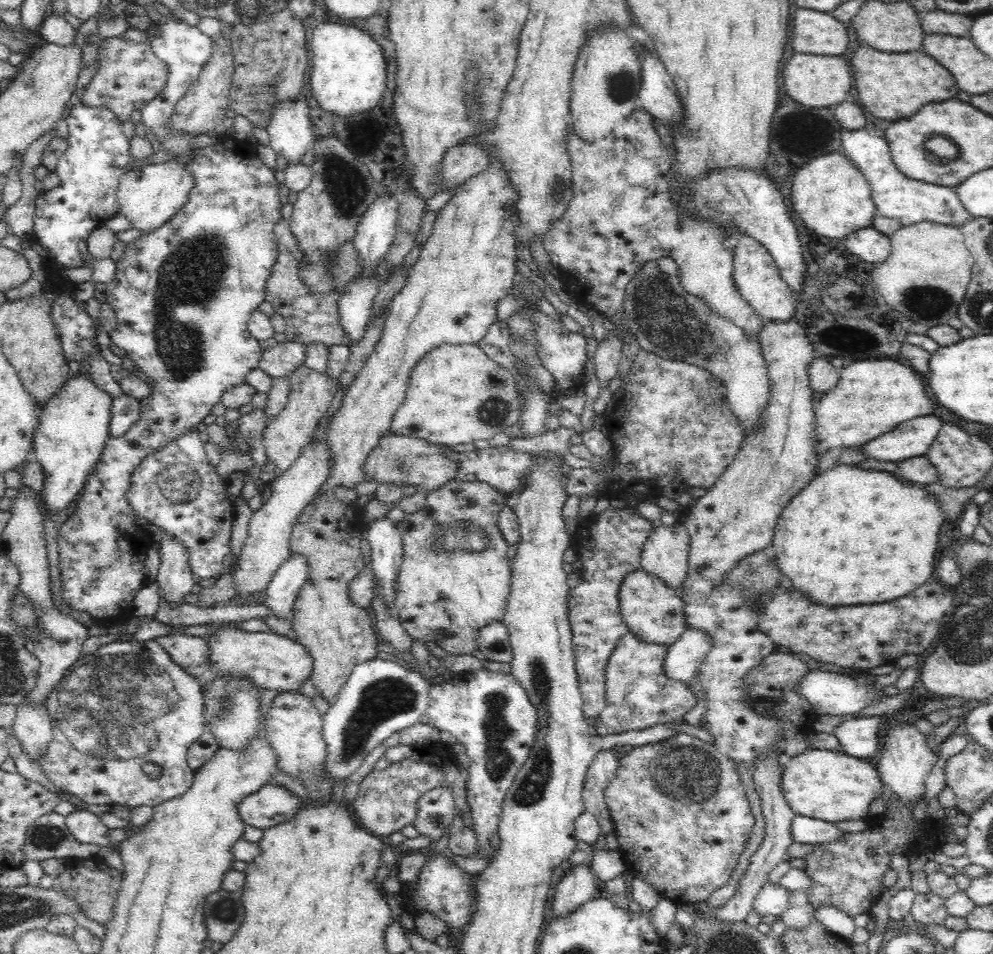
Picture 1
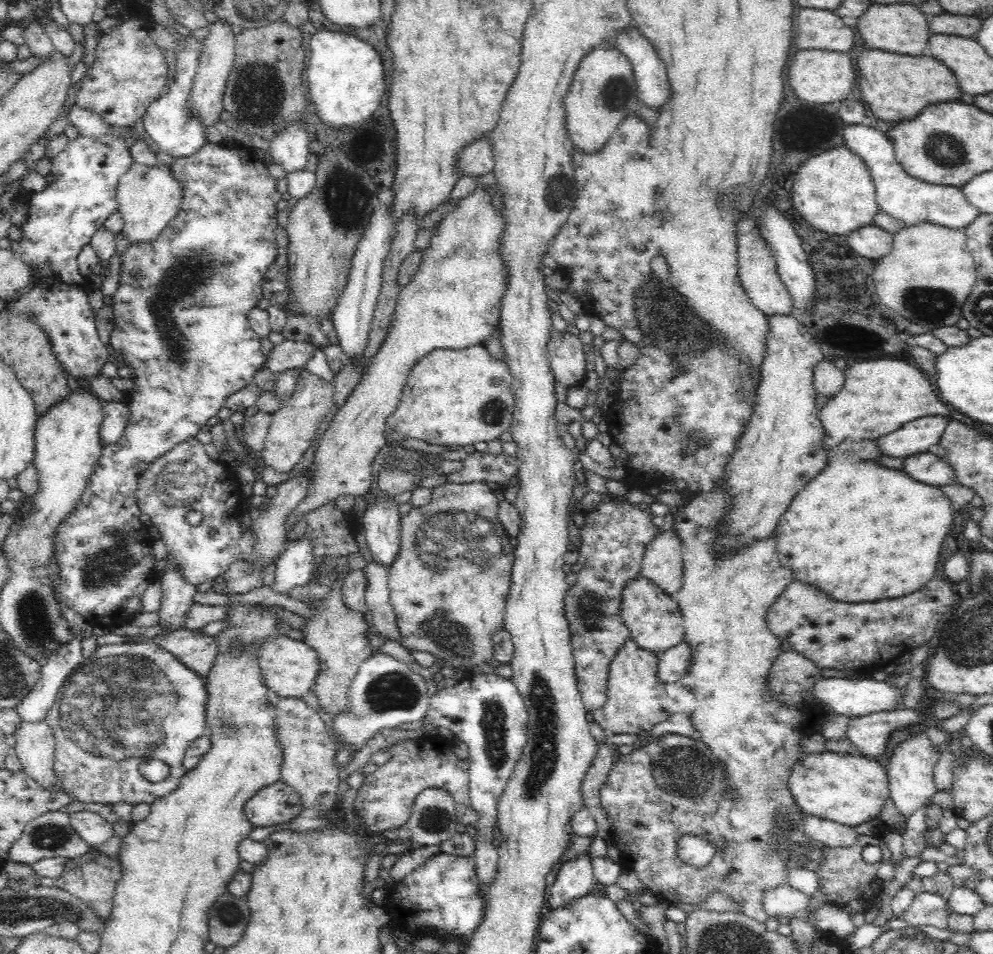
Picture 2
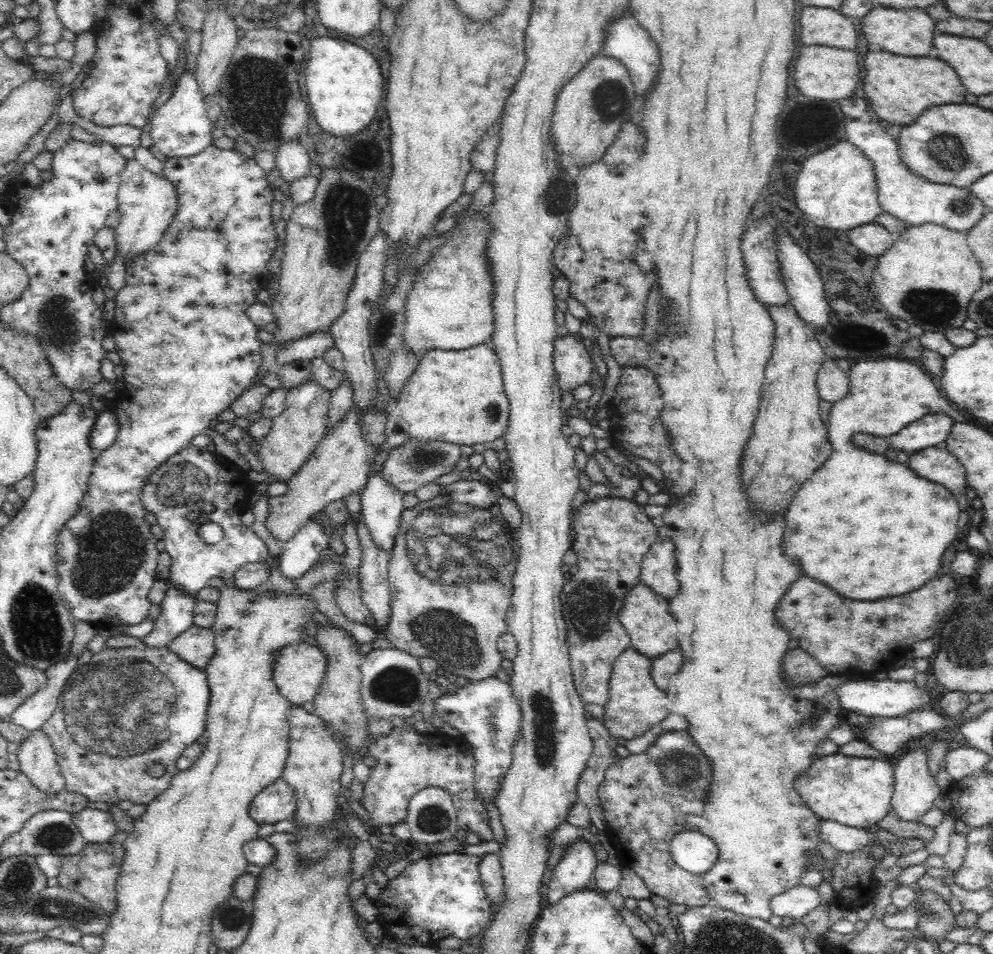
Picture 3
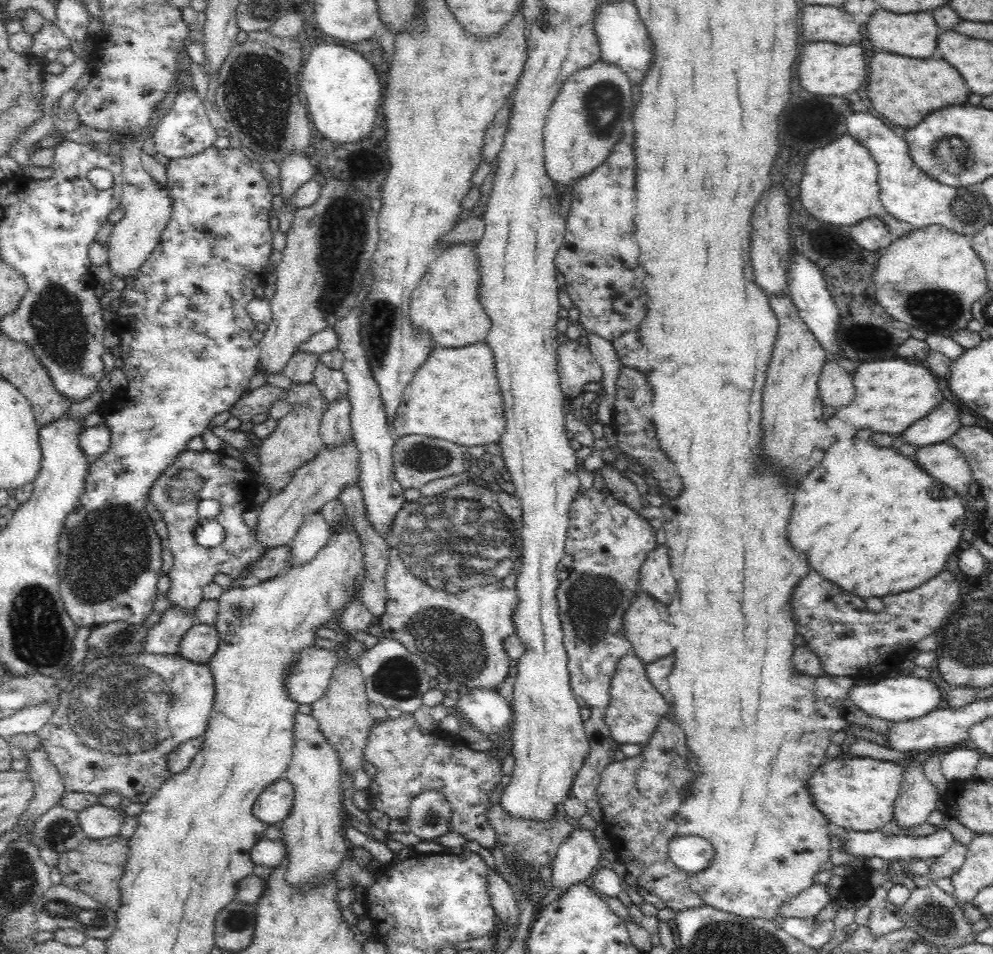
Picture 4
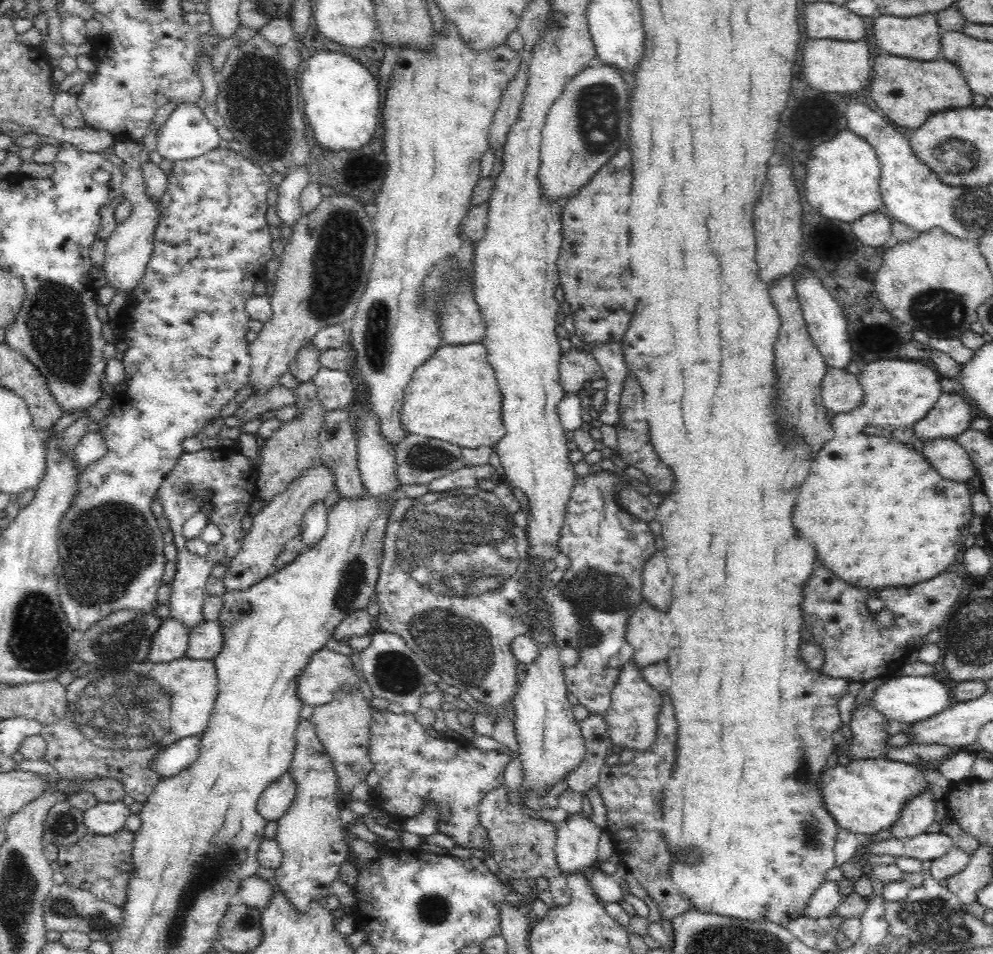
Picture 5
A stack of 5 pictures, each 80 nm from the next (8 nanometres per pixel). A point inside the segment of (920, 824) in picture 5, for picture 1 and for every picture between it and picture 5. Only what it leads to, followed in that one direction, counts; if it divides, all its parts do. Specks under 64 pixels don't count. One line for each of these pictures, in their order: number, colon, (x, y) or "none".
1: (906, 759)
2: (909, 771)
3: (915, 790)
4: (917, 797)

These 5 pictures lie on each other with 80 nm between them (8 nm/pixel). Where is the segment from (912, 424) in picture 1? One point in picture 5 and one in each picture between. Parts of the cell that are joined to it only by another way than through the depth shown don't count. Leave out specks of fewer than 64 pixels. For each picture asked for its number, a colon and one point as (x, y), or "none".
2: (920, 435)
3: (932, 430)
4: (942, 423)
5: (951, 415)

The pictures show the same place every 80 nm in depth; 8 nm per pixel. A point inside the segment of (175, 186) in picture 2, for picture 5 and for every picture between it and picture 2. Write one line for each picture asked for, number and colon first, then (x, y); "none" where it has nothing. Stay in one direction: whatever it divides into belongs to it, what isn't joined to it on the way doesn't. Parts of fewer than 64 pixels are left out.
3: (147, 202)
4: (147, 205)
5: (128, 249)

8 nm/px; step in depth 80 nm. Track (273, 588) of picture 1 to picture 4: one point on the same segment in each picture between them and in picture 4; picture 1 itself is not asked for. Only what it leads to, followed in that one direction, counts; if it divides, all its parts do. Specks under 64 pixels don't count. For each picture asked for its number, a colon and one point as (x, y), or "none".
2: (294, 567)
3: (301, 552)
4: (314, 532)

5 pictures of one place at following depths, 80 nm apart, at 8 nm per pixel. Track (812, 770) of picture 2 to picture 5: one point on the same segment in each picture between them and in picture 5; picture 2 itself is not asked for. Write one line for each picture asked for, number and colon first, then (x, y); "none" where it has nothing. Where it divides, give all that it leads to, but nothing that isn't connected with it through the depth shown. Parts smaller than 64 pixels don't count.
3: (856, 792)
4: (858, 794)
5: (866, 796)

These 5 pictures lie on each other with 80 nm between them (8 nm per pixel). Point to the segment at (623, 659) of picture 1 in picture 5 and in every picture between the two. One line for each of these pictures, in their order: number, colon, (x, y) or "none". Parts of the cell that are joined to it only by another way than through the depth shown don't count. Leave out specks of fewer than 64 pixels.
2: (636, 701)
3: (635, 705)
4: (635, 708)
5: (631, 721)

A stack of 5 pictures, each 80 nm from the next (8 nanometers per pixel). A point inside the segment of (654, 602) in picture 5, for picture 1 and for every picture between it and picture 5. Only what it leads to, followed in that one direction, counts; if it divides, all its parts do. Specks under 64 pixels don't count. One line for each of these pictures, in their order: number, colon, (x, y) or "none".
1: (666, 553)
2: (662, 562)
3: (658, 572)
4: (656, 579)

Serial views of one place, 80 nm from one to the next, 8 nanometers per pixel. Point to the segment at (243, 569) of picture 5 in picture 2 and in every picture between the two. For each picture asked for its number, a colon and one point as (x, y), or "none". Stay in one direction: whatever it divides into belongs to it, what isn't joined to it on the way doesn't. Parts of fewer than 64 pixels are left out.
2: (453, 301)
3: (340, 465)
4: (279, 519)

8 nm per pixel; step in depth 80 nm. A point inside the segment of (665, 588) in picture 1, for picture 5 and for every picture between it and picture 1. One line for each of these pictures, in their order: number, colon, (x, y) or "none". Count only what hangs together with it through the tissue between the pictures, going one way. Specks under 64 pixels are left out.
2: (653, 619)
3: (645, 615)
4: (647, 623)
5: (650, 632)

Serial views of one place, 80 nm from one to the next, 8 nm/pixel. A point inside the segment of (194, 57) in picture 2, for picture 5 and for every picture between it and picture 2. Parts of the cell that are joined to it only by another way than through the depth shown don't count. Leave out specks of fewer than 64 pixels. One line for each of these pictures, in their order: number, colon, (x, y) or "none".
3: (181, 128)
4: (185, 131)
5: (187, 134)

